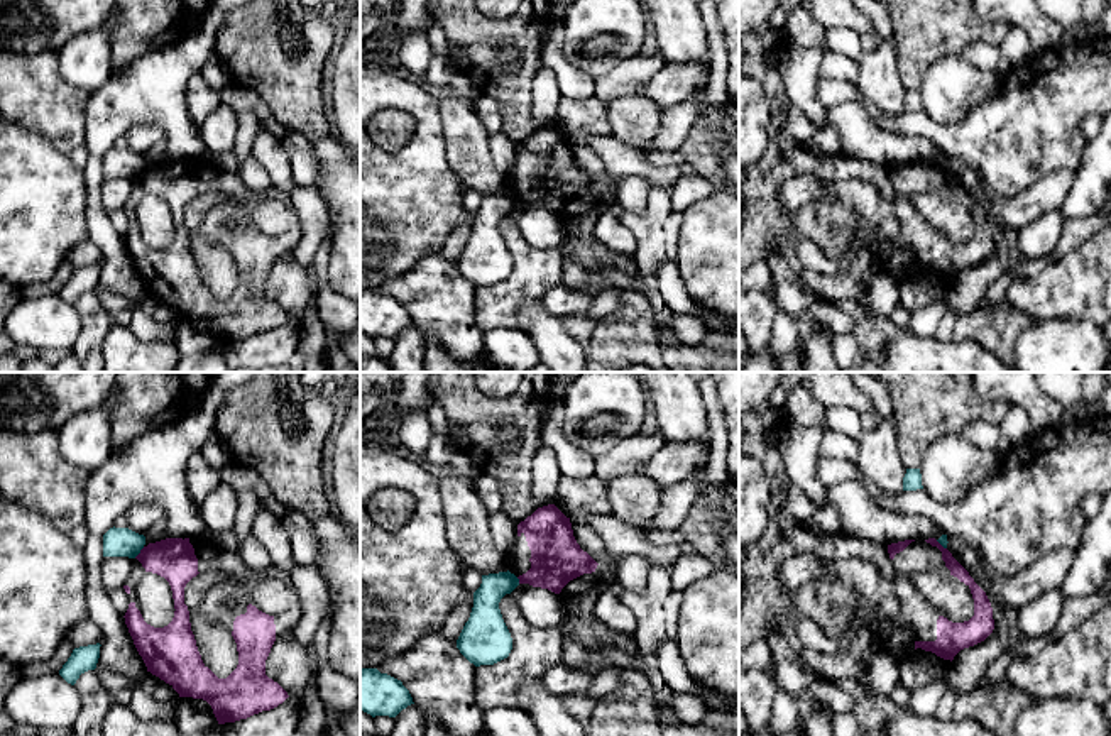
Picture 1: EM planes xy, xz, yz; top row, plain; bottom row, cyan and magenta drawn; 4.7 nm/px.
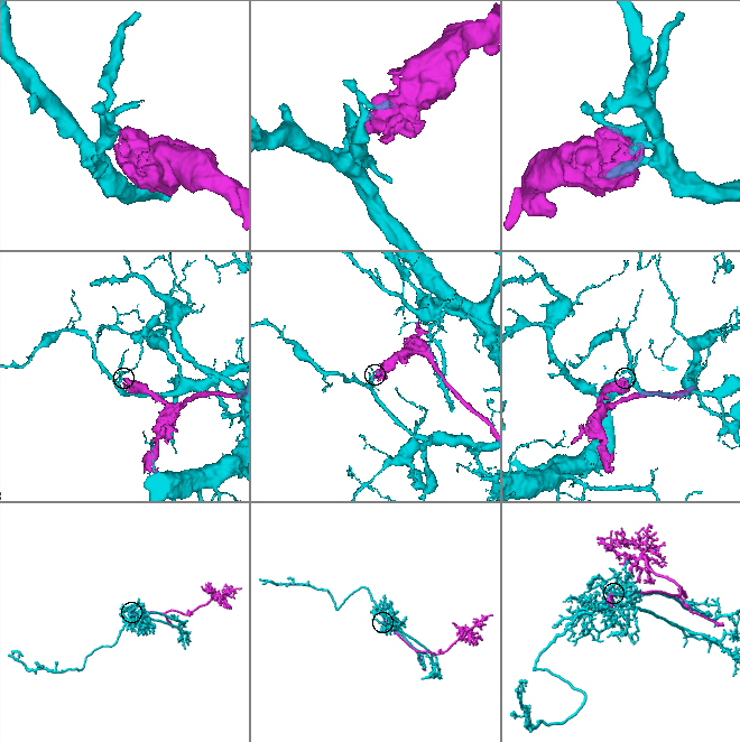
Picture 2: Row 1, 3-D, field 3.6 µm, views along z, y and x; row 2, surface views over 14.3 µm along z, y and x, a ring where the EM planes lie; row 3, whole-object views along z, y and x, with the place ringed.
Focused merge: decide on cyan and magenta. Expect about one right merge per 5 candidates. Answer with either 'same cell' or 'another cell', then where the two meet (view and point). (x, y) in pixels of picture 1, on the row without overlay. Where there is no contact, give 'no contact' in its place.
another cell; contact xy (139, 173)

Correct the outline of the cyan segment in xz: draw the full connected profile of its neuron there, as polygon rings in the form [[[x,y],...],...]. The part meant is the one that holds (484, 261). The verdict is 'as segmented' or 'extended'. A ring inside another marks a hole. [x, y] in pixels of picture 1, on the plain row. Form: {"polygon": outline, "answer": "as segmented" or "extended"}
{"polygon": [[[507,193],[482,196],[473,213],[473,228],[465,244],[457,269],[475,288],[494,286],[509,277],[511,254],[502,240],[499,223],[519,206],[519,200]]], "answer": "as segmented"}

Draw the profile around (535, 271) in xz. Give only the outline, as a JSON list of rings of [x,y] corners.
[[[506,215],[499,230],[512,259],[507,279],[494,286],[475,288],[475,321],[482,332],[519,327],[524,303],[541,299],[561,283],[563,254],[558,247],[534,249],[521,235],[512,215]]]

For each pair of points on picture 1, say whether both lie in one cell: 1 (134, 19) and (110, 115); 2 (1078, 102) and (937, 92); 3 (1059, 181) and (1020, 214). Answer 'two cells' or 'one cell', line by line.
1: two cells
2: two cells
3: one cell

